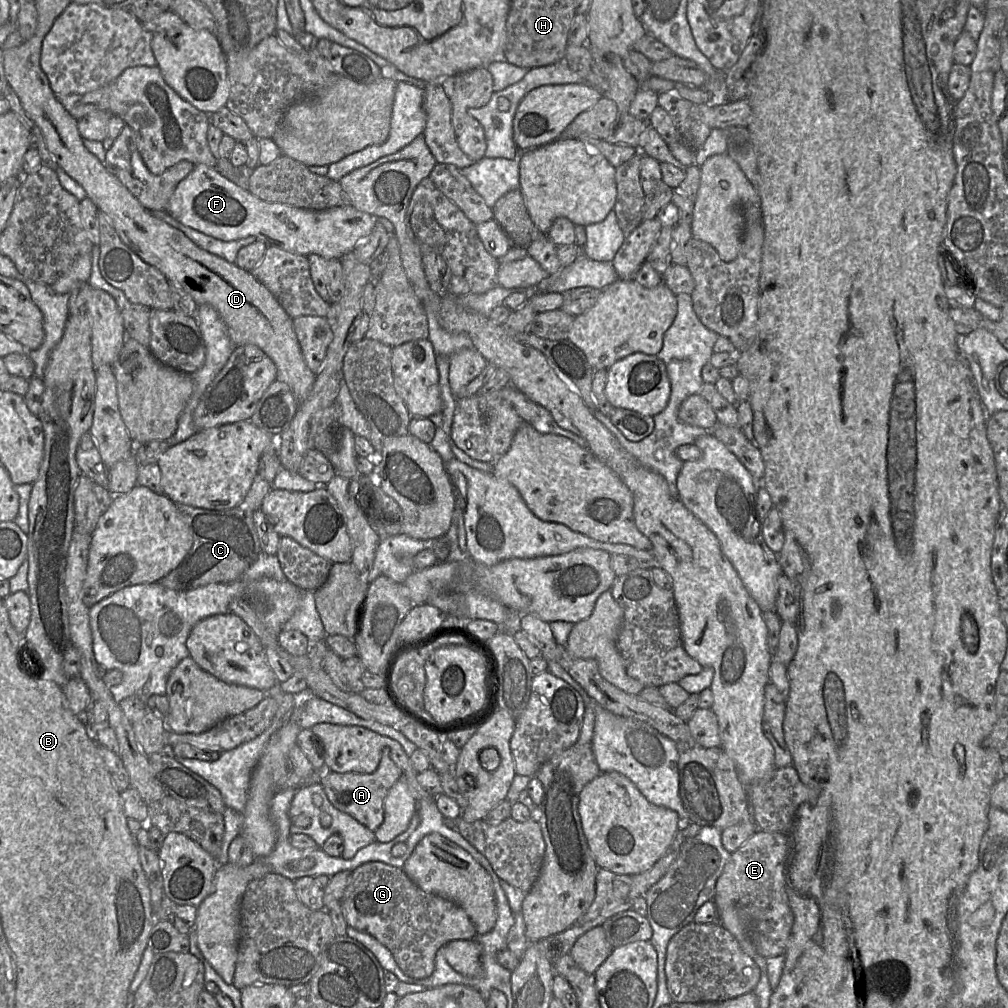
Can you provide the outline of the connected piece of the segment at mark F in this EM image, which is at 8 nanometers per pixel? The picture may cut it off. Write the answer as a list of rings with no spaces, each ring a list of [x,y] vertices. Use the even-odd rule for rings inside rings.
[[[204,164],[195,165],[193,171],[177,185],[169,200],[167,212],[183,225],[218,240],[228,242],[253,236],[268,246],[277,246],[294,254],[303,256],[317,254],[333,259],[340,259],[353,251],[355,246],[371,233],[378,218],[357,210],[351,204],[315,211],[282,203],[266,202],[229,181],[216,168]]]

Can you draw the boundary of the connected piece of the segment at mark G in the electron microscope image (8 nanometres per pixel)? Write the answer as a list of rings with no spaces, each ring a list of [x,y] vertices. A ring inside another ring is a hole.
[[[379,861],[364,863],[352,872],[341,905],[347,925],[376,938],[390,950],[403,973],[414,979],[432,975],[436,953],[442,946],[454,940],[473,939],[477,935],[474,924],[459,905],[424,892],[409,879],[403,869]]]

